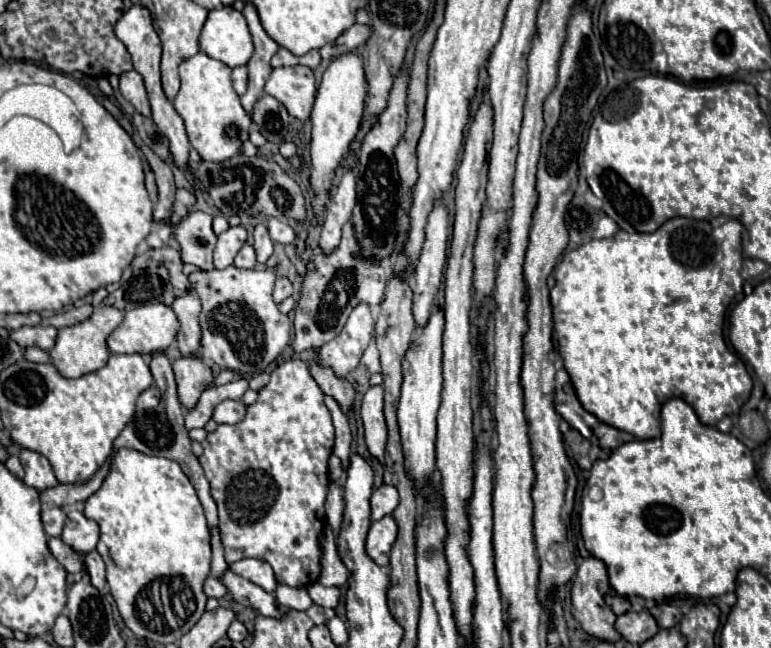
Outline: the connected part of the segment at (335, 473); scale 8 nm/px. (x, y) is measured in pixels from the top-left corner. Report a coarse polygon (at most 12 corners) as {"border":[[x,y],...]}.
{"border":[[333,454],[328,461],[331,482],[345,474],[341,460]]}

